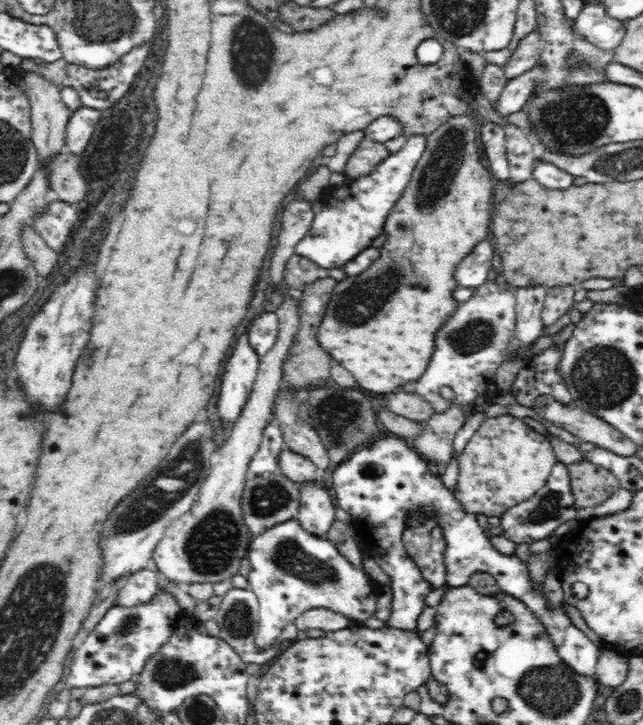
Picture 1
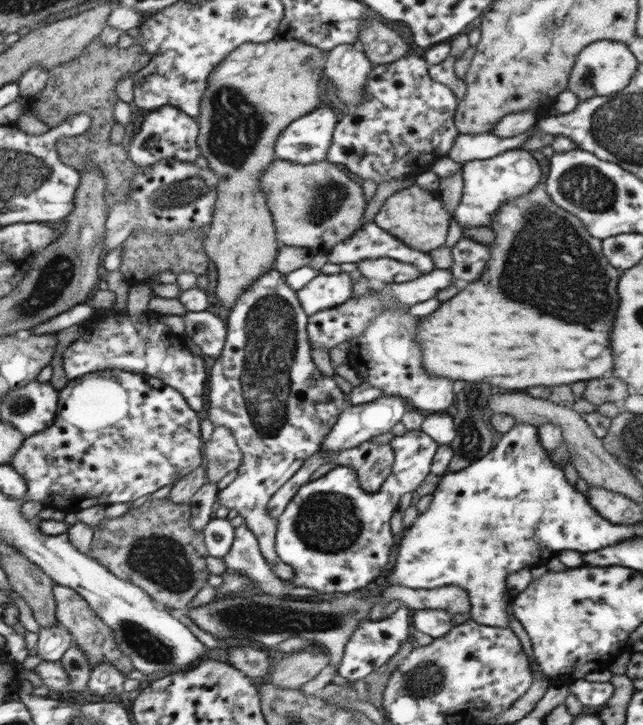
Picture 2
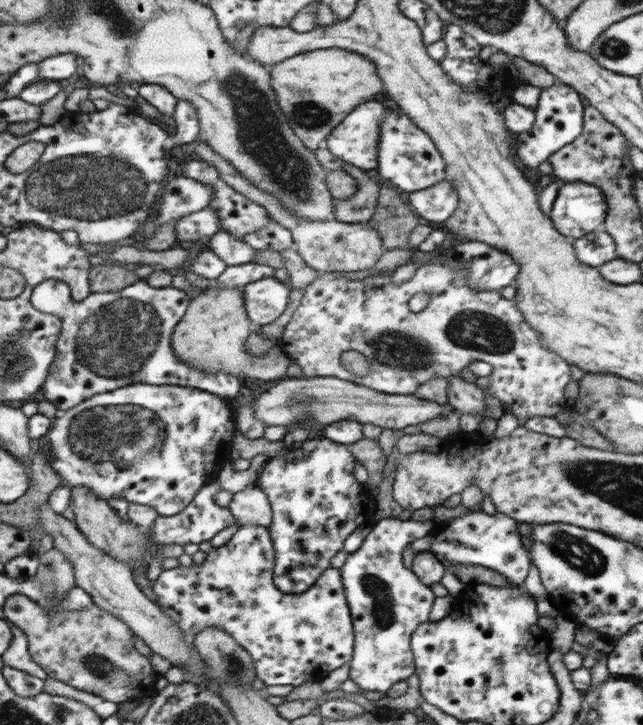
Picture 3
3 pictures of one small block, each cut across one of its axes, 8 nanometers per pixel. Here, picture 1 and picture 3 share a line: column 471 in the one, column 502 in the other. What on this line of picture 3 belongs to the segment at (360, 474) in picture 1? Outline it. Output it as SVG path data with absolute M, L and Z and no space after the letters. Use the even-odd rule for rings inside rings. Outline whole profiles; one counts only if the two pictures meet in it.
M468 511L460 518L433 526L430 534L430 552L446 568L454 574L454 568L477 565L494 572L500 572L508 582L521 586L527 580L531 554L526 552L522 544L522 534L518 532L518 522L507 514L496 512L488 514L481 511Z

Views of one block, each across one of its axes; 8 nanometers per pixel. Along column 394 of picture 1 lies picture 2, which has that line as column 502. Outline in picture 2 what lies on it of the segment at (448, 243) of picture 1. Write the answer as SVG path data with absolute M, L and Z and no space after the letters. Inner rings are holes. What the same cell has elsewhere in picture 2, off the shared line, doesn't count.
M538 183L532 191L523 197L516 197L511 201L501 204L498 211L493 214L489 226L496 233L495 239L487 247L491 250L488 264L481 272L481 277L475 282L467 283L467 287L456 294L456 298L450 298L428 316L428 320L420 322L418 340L424 348L424 368L432 372L434 376L446 376L450 380L466 380L466 382L488 382L492 386L504 388L504 392L520 392L522 388L530 386L558 386L560 384L572 384L578 380L592 380L602 378L606 372L614 370L614 356L610 350L610 332L616 318L616 310L619 306L618 284L620 270L612 265L603 253L603 240L592 236L586 225L571 212L560 208L546 192L545 184Z

